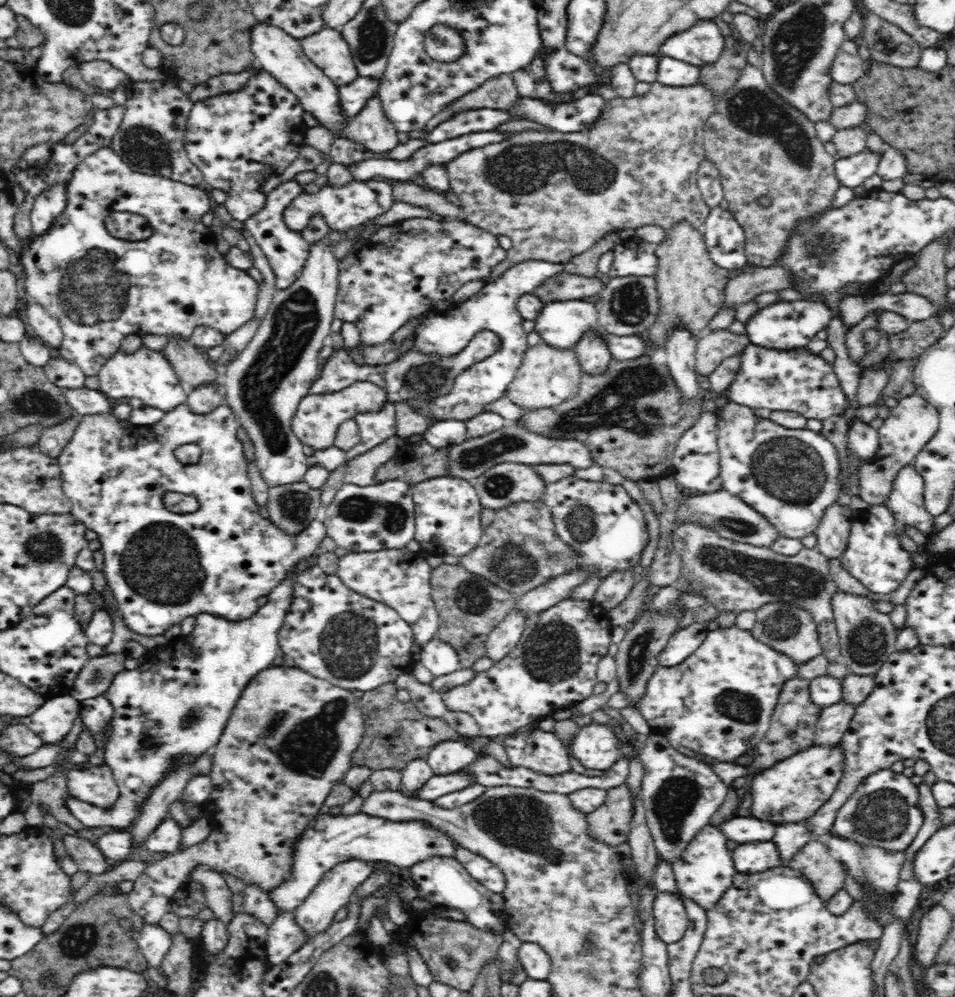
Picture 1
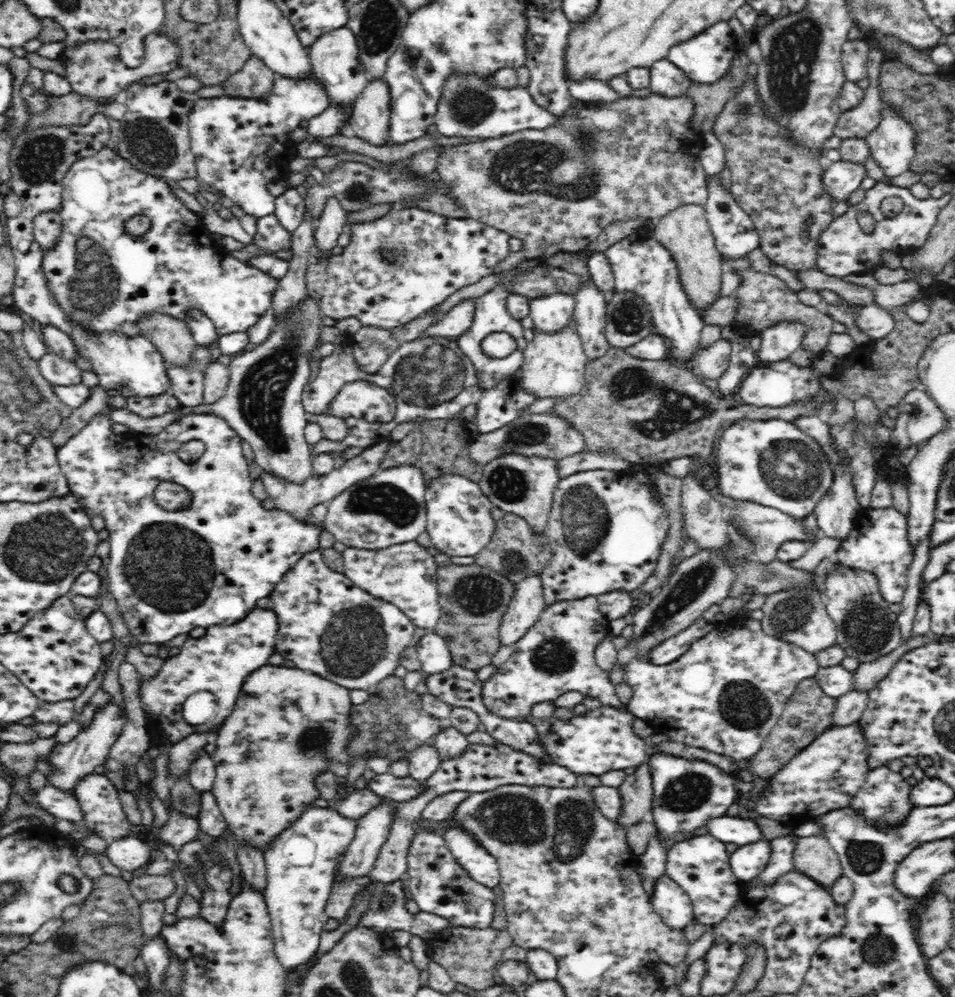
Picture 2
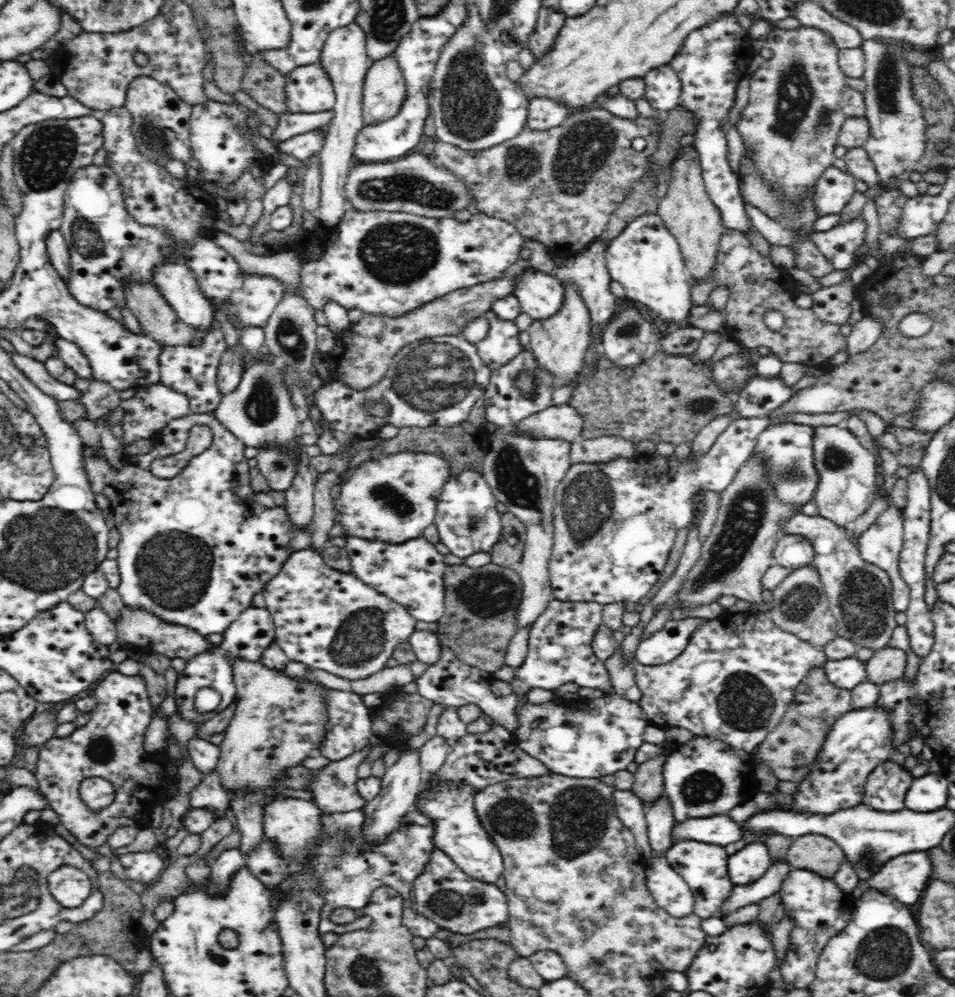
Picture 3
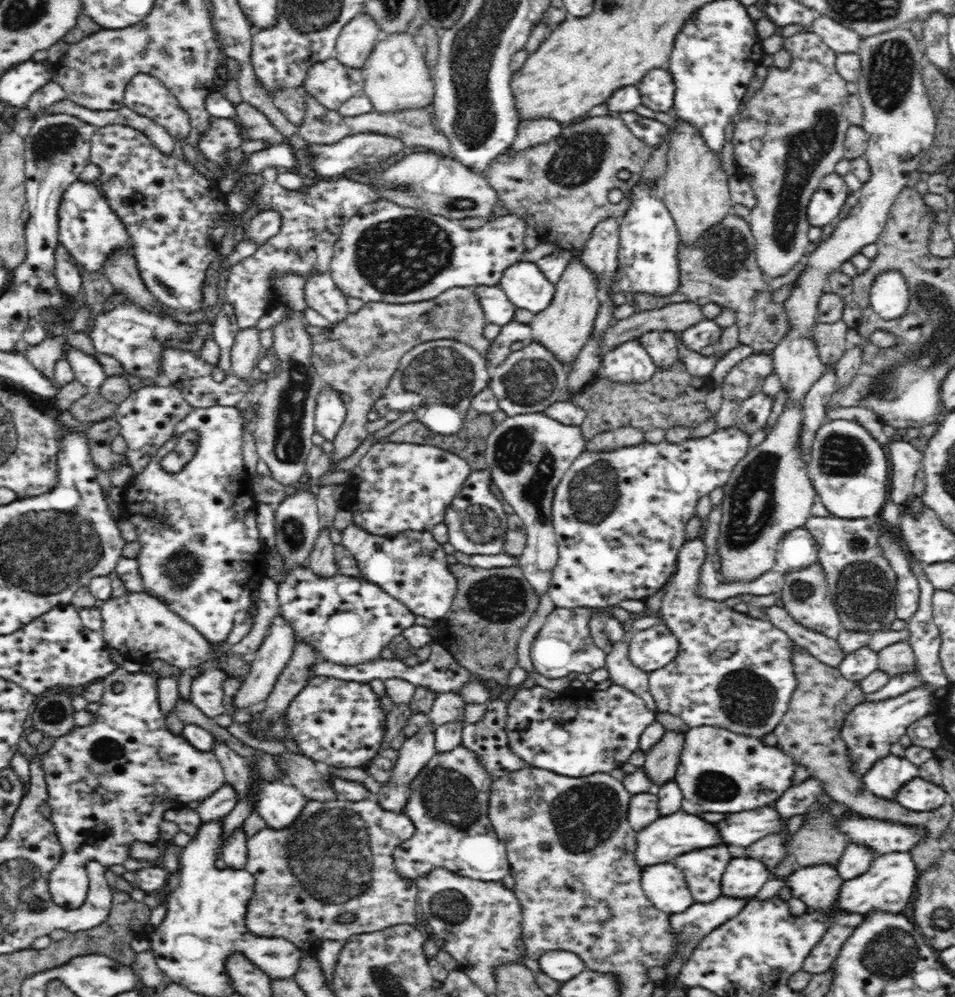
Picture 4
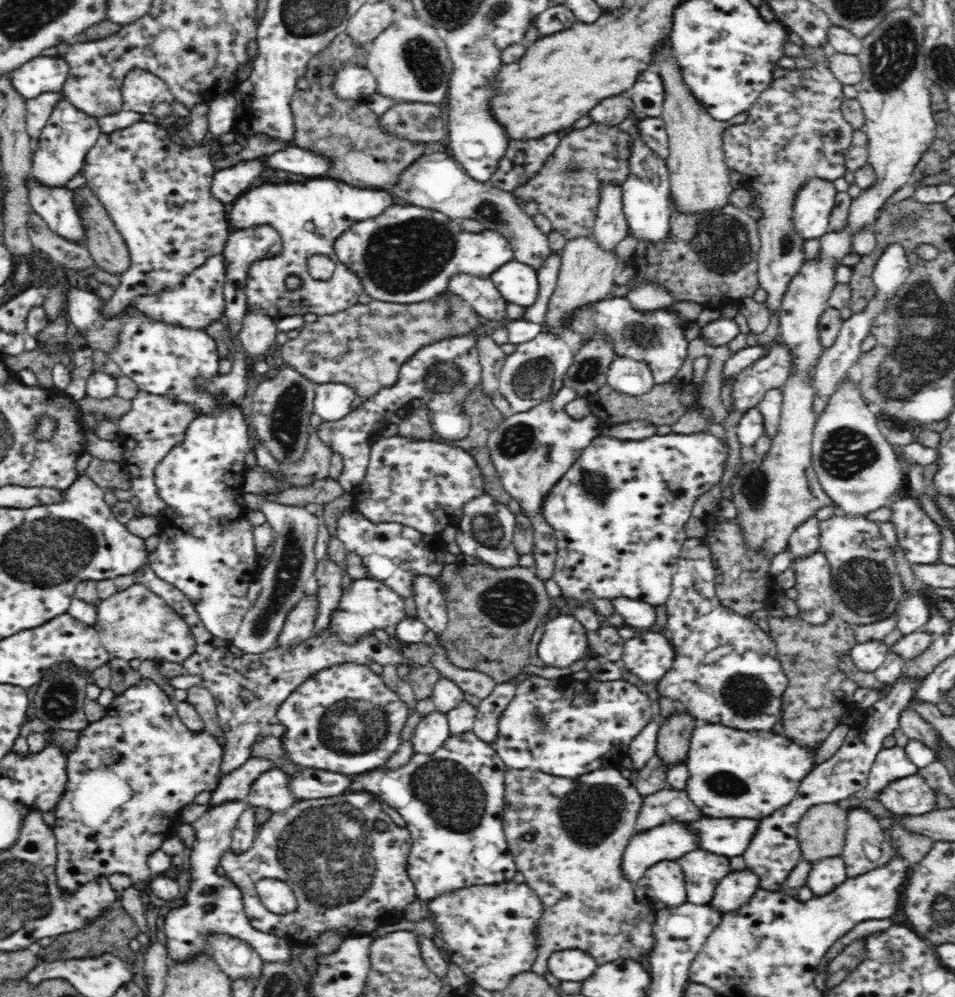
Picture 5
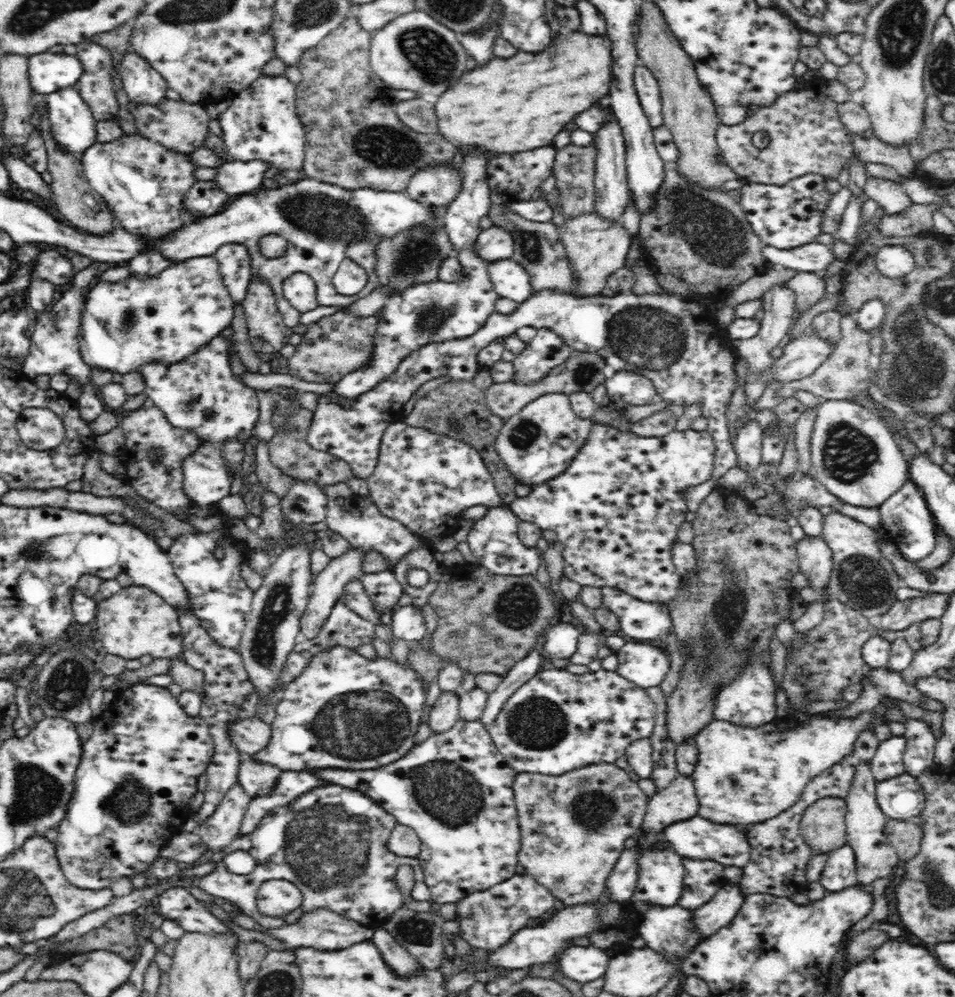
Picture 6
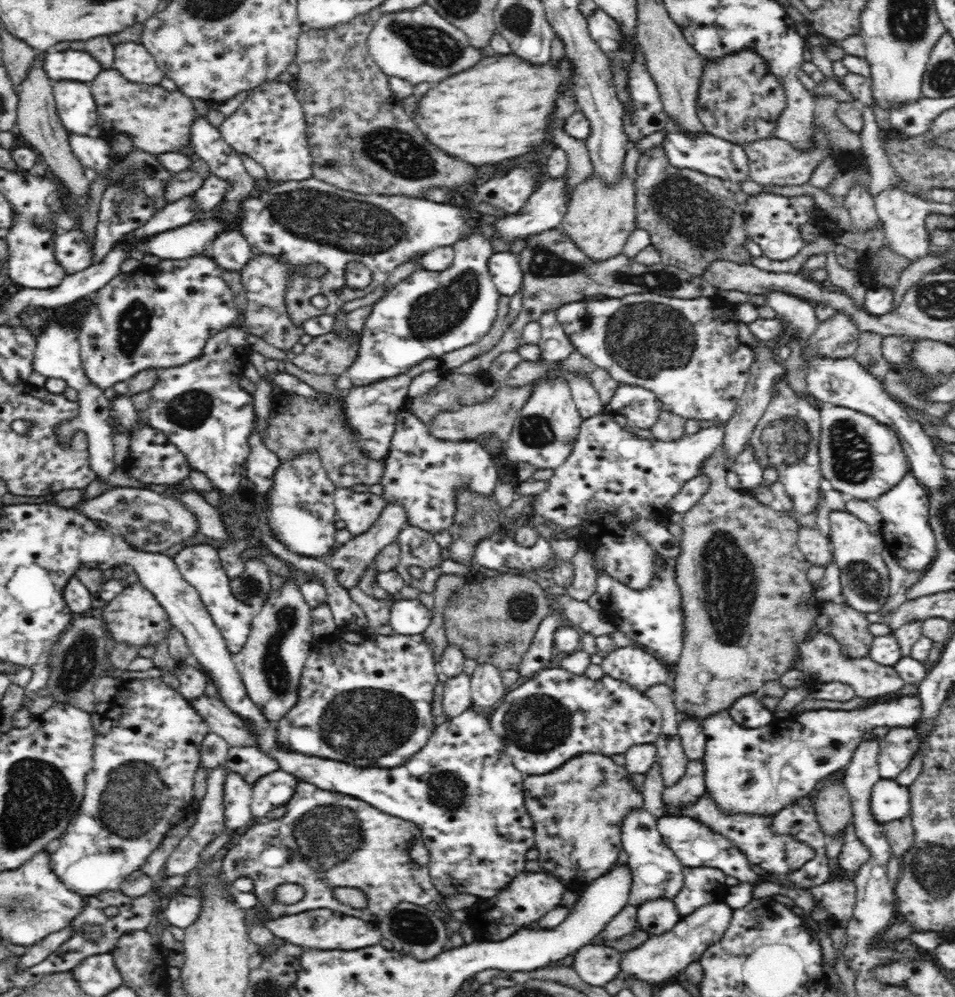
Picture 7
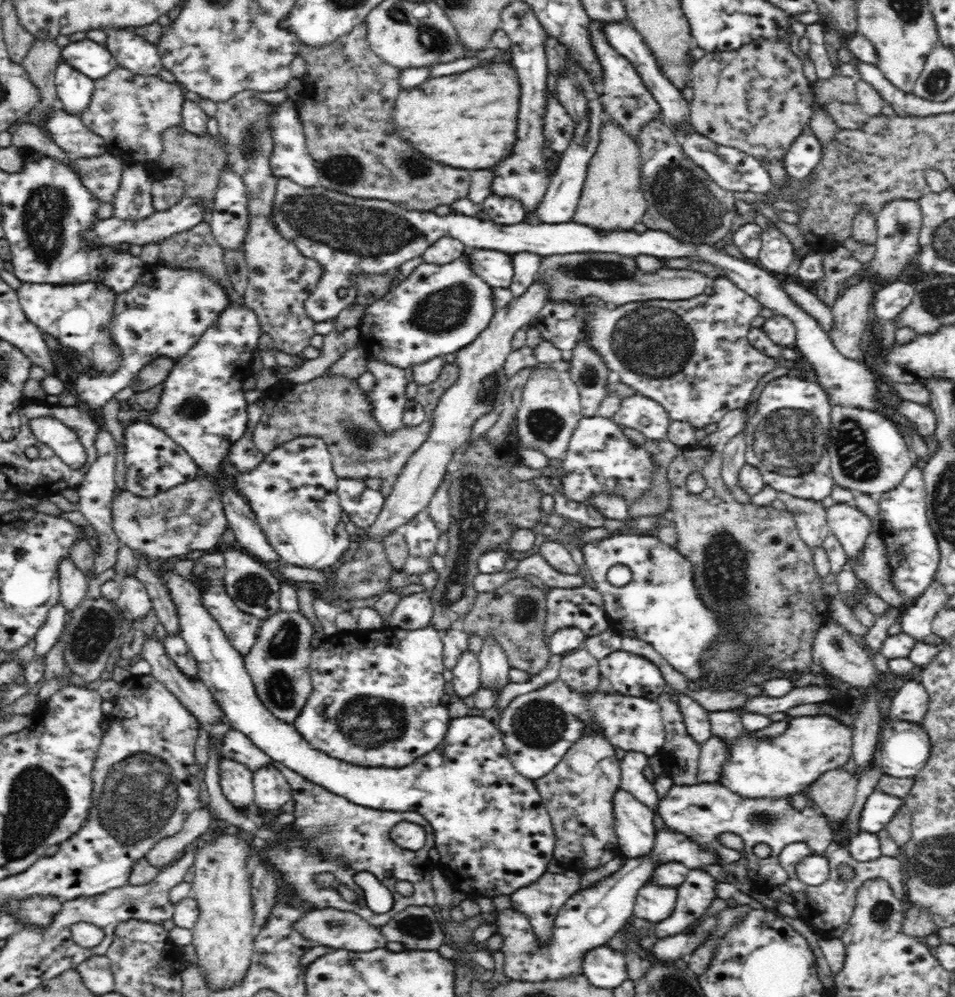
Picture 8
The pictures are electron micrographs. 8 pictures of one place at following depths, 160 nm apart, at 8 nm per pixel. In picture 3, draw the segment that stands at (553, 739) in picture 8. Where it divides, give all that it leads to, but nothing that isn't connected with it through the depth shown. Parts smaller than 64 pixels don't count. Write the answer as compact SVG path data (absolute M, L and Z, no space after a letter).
M615 692L600 698L585 699L580 697L578 700L572 699L571 701L564 701L562 703L554 703L551 701L549 703L544 703L543 705L534 705L528 702L520 707L516 716L518 717L518 728L514 730L513 738L516 741L518 748L527 755L540 760L545 764L545 768L548 768L548 771L552 772L554 775L571 777L572 779L600 779L601 777L614 775L616 772L627 769L630 763L635 762L635 755L638 748L640 748L640 745L644 744L643 734L645 728L650 724L647 721L646 714L644 714L643 710L640 708L638 701L626 700L626 698Z

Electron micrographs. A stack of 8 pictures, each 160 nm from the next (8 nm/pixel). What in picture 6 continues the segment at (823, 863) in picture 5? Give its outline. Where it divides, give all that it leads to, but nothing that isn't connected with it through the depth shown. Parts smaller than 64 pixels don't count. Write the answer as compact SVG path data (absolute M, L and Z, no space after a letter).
M844 844L827 853L819 884L828 893L839 892L857 885L856 859L853 848Z

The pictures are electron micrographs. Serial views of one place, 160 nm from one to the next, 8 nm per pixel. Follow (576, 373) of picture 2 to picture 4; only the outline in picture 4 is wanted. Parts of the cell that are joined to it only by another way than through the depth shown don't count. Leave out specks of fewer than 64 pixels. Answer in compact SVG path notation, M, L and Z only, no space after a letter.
M574 254L571 264L555 283L551 304L543 312L537 313L529 325L532 329L531 341L550 351L553 358L563 365L575 361L593 334L596 316L602 304L600 292L600 284L594 273L590 273L588 266L582 263L582 258Z

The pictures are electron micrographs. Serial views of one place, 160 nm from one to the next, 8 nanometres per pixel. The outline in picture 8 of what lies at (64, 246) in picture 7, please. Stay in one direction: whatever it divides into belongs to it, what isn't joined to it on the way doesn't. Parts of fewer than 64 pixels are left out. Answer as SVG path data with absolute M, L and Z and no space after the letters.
M184 197L178 204L171 206L168 210L155 212L148 218L142 220L118 220L116 217L102 219L94 228L90 228L88 234L84 234L86 239L90 239L92 243L134 243L144 246L146 244L160 243L164 239L170 238L179 232L190 230L197 224L204 222L204 209L202 205L192 199L192 197Z

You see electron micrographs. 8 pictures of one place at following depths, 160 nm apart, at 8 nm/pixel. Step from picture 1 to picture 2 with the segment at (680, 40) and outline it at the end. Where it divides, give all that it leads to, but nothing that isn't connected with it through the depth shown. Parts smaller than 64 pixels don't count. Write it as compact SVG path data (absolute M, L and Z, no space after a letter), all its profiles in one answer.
M722 21L705 28L683 43L674 45L666 59L686 73L692 82L712 85L730 72L730 65L738 52L742 51L738 47L737 37L732 33L727 21Z

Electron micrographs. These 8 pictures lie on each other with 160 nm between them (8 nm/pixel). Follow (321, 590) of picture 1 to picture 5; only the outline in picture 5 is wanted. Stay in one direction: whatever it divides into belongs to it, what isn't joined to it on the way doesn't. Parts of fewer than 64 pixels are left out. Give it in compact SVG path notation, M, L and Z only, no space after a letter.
M366 577L353 580L350 589L341 594L339 605L329 620L329 630L344 644L358 644L360 638L370 636L374 630L396 626L406 618L404 599L381 580Z

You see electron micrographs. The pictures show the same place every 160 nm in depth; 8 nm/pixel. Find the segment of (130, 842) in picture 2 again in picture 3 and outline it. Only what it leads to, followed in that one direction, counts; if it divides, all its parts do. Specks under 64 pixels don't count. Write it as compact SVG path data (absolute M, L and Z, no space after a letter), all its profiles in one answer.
M156 851L121 854L119 860L126 877L143 885L158 880L161 872L168 866L168 861L162 859Z

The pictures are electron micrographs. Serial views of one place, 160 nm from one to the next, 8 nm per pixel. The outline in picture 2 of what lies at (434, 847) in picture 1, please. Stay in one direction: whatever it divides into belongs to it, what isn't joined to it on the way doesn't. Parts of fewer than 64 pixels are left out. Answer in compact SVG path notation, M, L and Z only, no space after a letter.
M312 806L299 817L299 820L286 830L282 830L263 851L267 870L267 884L263 894L271 918L274 952L286 970L299 969L315 957L321 932L325 929L324 910L335 882L337 866L343 852L352 842L356 828L355 820L342 816L336 810Z

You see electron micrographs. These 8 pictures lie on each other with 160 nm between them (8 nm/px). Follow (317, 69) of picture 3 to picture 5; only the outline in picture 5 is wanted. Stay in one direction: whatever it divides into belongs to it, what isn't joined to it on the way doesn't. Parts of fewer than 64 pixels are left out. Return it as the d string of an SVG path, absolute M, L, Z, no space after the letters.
M342 64L331 81L331 90L342 100L364 99L377 92L377 82L367 68L356 64Z

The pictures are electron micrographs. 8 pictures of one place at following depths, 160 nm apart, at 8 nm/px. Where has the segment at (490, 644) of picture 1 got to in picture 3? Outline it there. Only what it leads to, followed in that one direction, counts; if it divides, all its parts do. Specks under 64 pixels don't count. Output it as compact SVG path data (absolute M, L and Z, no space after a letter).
M514 426L490 431L488 450L480 473L489 484L495 499L505 504L508 512L515 514L527 530L522 558L516 567L522 579L522 598L517 606L515 622L519 629L534 624L554 599L548 572L554 544L553 508L555 492L571 466L571 446L561 438L536 440L525 432L515 432Z

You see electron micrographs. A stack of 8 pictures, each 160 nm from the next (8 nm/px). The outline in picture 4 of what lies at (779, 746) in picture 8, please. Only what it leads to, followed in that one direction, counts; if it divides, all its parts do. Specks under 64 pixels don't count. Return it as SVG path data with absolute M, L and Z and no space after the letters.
M710 726L690 728L685 732L684 743L680 764L678 764L673 780L678 783L678 787L682 791L681 810L690 815L701 816L704 812L728 815L754 811L756 808L774 807L783 793L792 787L794 772L798 768L798 764L794 763L794 758L774 745L766 745L762 738L740 735L725 728Z

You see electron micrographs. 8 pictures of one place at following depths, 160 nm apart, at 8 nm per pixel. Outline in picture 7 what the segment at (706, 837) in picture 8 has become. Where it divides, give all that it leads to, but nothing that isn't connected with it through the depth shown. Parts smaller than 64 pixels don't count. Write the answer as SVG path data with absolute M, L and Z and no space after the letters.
M707 793L702 794L698 800L695 800L688 807L666 809L666 812L669 812L669 816L676 816L678 818L688 816L690 819L704 824L710 831L726 837L738 849L742 850L742 854L748 857L750 864L757 864L763 872L768 874L776 874L777 876L788 874L790 871L804 866L815 855L815 850L810 848L810 845L796 840L791 834L773 834L773 828L771 827L774 824L774 815L730 815L730 813L724 813Z

